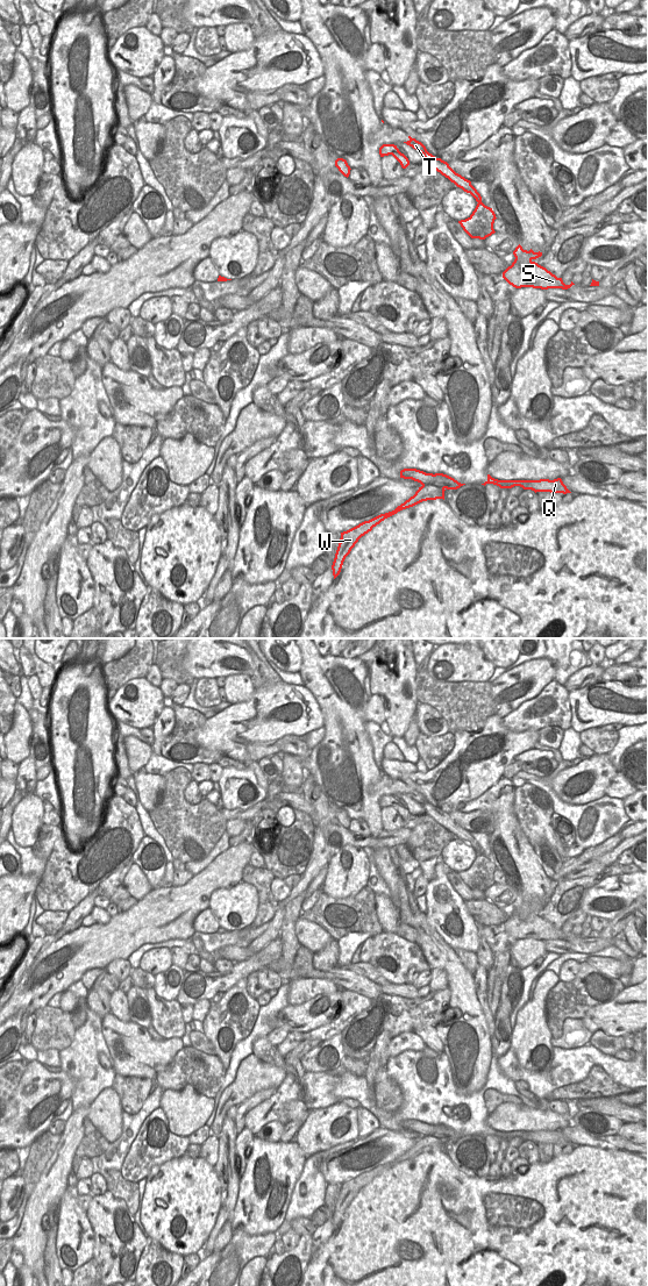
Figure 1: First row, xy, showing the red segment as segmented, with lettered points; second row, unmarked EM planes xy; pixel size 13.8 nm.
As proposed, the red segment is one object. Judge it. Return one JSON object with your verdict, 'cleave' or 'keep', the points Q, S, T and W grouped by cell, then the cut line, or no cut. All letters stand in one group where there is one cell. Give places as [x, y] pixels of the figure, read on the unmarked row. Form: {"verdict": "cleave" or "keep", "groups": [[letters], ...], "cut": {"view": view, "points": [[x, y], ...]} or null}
{"verdict": "cleave", "groups": [["Q"], ["S", "T", "W"]], "cut": {"view": "xy", "points": [[422, 1135], [434, 1135], [443, 1140]]}}

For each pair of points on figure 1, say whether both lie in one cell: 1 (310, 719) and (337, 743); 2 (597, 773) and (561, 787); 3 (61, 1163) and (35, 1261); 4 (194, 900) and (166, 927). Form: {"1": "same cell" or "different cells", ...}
{"1": "different cells", "2": "same cell", "3": "same cell", "4": "same cell"}

